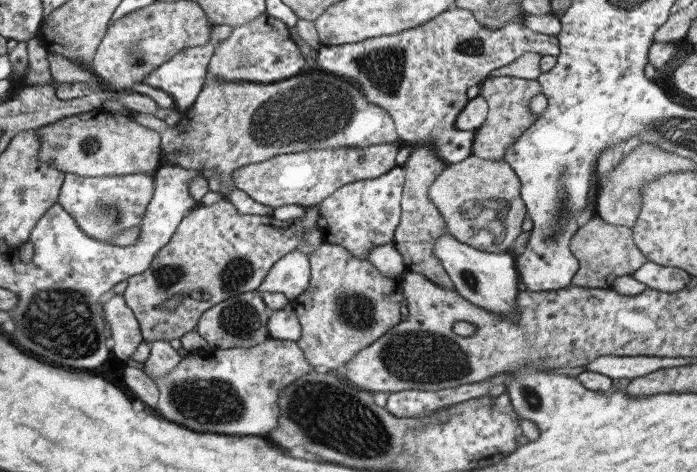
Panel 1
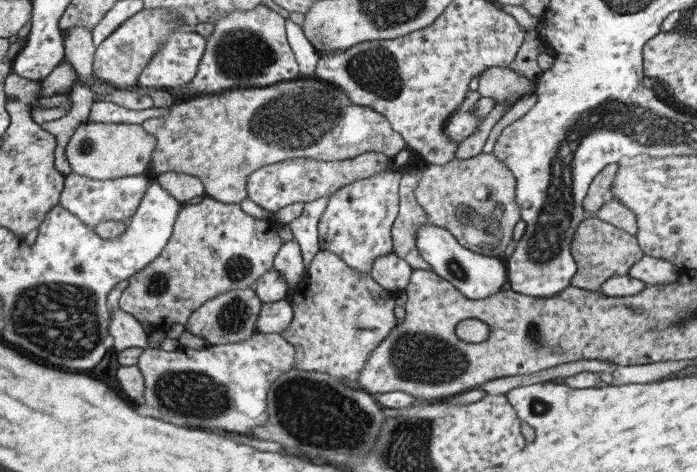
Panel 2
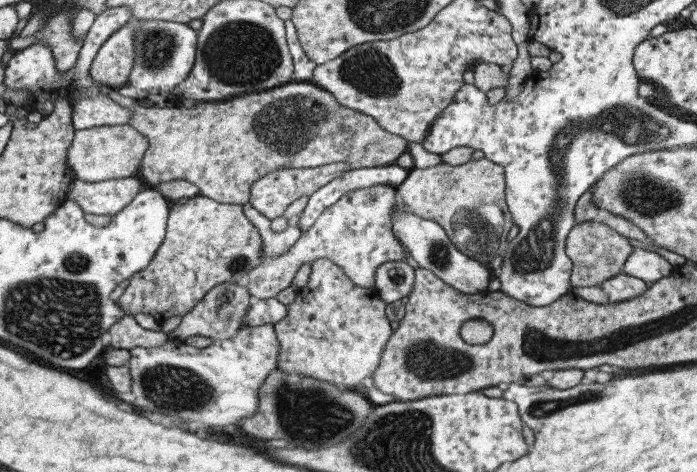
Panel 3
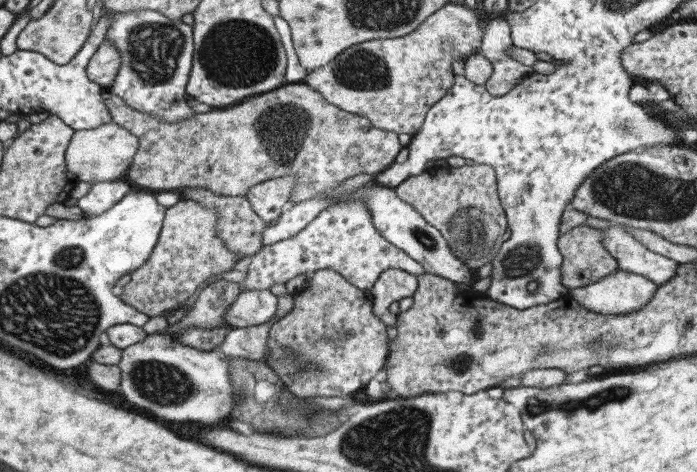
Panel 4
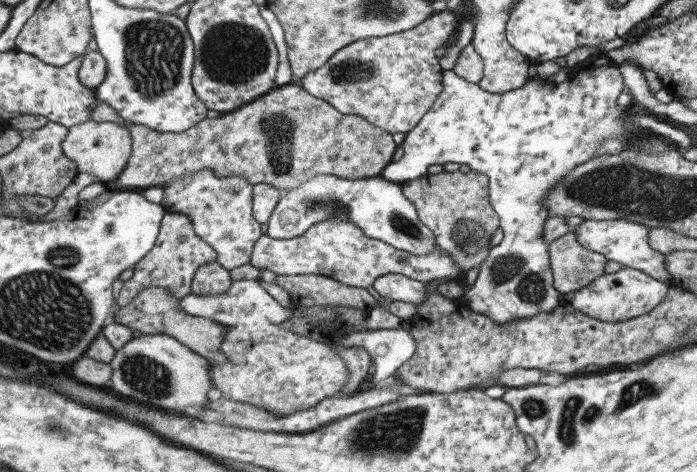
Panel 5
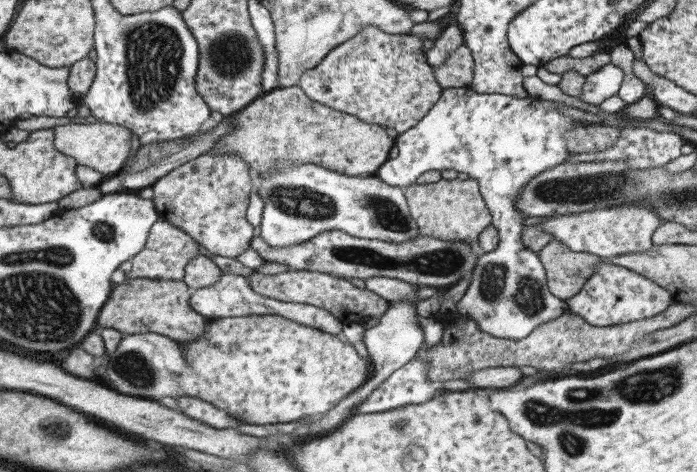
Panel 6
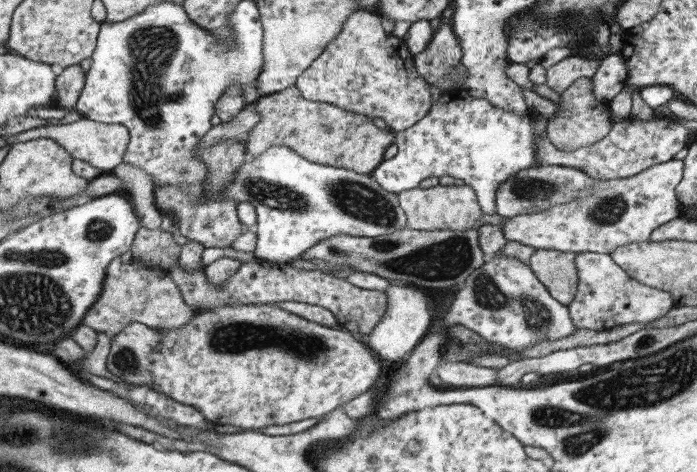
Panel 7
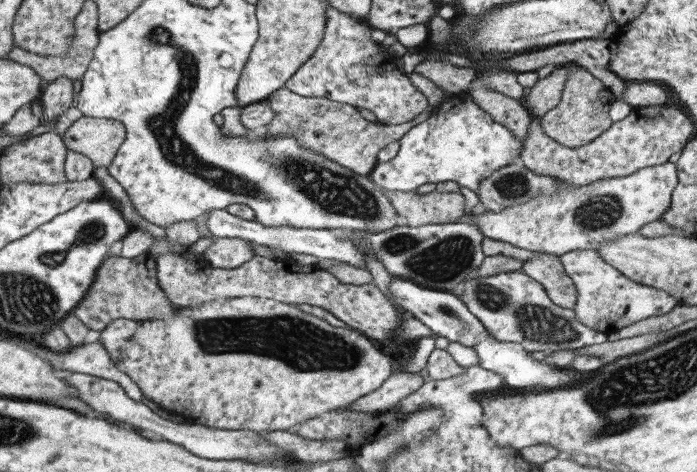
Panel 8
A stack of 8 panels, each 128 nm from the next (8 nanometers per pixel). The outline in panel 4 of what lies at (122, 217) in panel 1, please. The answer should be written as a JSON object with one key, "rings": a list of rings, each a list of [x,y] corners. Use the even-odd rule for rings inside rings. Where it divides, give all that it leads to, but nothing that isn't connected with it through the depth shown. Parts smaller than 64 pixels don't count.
{"rings":[[[125,178],[93,183],[89,191],[77,199],[77,208],[87,215],[97,215],[121,200],[123,195],[136,190]]]}

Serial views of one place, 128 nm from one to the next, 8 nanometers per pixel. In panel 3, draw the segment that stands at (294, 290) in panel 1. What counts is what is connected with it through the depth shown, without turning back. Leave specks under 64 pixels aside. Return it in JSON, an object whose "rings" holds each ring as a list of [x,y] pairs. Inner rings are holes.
{"rings":[[[248,201],[242,205],[242,213],[257,228],[263,253],[267,256],[277,257],[277,255],[281,255],[297,241],[301,234],[301,229],[299,229],[297,223],[288,223],[287,227],[281,232],[273,232],[269,227],[268,218],[261,216]]]}

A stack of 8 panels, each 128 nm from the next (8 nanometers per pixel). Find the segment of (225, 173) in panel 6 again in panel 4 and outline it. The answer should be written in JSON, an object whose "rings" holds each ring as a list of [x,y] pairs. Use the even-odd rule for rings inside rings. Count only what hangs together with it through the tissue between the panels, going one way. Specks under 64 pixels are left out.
{"rings":[[[183,187],[174,191],[179,194],[180,200],[193,200],[193,202],[201,204],[203,208],[211,208],[215,212],[215,216],[217,216],[217,238],[221,238],[221,242],[225,242],[225,248],[229,252],[233,252],[237,258],[245,258],[262,246],[261,232],[263,232],[267,223],[263,222],[253,212],[246,196],[217,196],[213,195],[209,189],[203,189],[203,187]]]}

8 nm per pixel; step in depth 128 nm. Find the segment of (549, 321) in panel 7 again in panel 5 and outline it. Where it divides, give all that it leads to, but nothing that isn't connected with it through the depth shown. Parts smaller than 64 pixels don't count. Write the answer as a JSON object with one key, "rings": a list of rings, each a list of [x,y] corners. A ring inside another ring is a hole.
{"rings":[[[597,53],[594,57],[589,57],[583,66],[577,66],[571,76],[565,81],[560,82],[560,84],[553,85],[547,81],[541,81],[537,77],[530,78],[528,83],[525,83],[521,88],[507,91],[503,94],[491,94],[484,92],[477,86],[477,84],[472,84],[471,82],[464,81],[459,76],[453,74],[453,69],[442,71],[442,90],[437,98],[433,101],[429,110],[419,119],[419,122],[411,129],[409,132],[404,133],[403,141],[400,147],[403,149],[403,155],[397,161],[391,161],[385,165],[385,168],[380,172],[379,176],[383,177],[385,180],[394,183],[403,183],[409,180],[415,180],[426,173],[426,168],[428,166],[433,166],[433,164],[443,165],[446,162],[457,162],[457,164],[465,164],[469,170],[475,170],[477,174],[485,174],[489,182],[487,183],[487,196],[489,196],[489,204],[491,208],[496,212],[497,218],[499,220],[499,229],[502,230],[502,237],[499,244],[490,247],[486,251],[485,261],[480,262],[478,265],[479,272],[475,282],[467,287],[461,296],[461,301],[466,304],[468,311],[475,311],[477,314],[484,314],[489,321],[492,321],[495,325],[504,326],[510,321],[523,321],[526,319],[531,319],[534,314],[539,313],[549,313],[553,311],[557,306],[559,306],[559,300],[561,300],[561,294],[553,289],[553,276],[551,272],[551,266],[549,266],[549,250],[547,250],[547,242],[543,242],[541,238],[541,231],[543,231],[543,223],[547,219],[547,208],[543,206],[543,202],[540,202],[547,191],[551,187],[557,186],[557,183],[565,177],[567,171],[577,167],[577,165],[595,157],[597,154],[597,147],[601,145],[601,141],[607,138],[617,138],[621,141],[621,144],[627,143],[627,141],[633,141],[637,137],[641,137],[642,133],[649,133],[648,131],[643,131],[640,127],[631,124],[627,108],[620,108],[616,104],[616,98],[624,91],[623,76],[619,72],[618,67],[613,64],[613,62],[601,53]]]}

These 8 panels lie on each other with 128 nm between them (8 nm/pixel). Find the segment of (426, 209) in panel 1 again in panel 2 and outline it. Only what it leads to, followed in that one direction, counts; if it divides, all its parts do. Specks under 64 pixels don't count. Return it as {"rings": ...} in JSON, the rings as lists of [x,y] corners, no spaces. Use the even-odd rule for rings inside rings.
{"rings":[[[413,167],[409,172],[403,173],[398,186],[398,211],[393,221],[390,236],[392,238],[392,252],[404,260],[412,270],[429,270],[429,264],[421,258],[415,246],[415,229],[419,225],[427,225],[427,214],[415,202],[413,189],[419,181],[421,170]]]}

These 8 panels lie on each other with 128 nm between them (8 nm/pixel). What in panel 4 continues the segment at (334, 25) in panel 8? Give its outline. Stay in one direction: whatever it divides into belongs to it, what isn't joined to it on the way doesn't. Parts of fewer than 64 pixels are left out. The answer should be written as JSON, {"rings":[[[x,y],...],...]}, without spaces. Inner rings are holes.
{"rings":[[[445,3],[430,14],[409,34],[395,38],[378,38],[351,45],[341,51],[325,66],[308,72],[301,80],[309,89],[315,90],[329,104],[346,113],[367,118],[371,126],[395,134],[414,135],[423,123],[425,113],[439,101],[453,82],[451,64],[453,60],[465,60],[471,53],[479,52],[481,35],[487,25],[486,16],[479,17],[477,10],[463,3]]]}

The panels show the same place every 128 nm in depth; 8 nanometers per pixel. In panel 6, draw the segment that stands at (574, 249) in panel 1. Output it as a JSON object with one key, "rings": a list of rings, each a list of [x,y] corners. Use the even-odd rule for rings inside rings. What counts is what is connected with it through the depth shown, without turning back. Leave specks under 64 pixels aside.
{"rings":[[[551,239],[537,252],[545,270],[549,293],[561,301],[567,301],[589,279],[600,257],[586,252],[573,252],[560,241]]]}

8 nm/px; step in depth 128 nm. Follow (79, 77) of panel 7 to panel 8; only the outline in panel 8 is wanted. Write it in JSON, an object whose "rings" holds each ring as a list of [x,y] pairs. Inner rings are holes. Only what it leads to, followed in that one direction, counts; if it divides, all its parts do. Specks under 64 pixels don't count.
{"rings":[[[59,76],[42,87],[38,101],[45,117],[41,118],[40,124],[55,123],[57,118],[71,107],[72,83],[69,78]]]}

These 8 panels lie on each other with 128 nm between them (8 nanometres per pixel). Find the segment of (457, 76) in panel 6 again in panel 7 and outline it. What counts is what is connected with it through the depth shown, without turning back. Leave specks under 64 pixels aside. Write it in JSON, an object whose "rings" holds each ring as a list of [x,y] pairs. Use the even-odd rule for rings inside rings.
{"rings":[[[441,20],[425,49],[413,55],[413,66],[427,84],[448,91],[453,87],[451,73],[461,62],[461,46],[449,21]]]}

